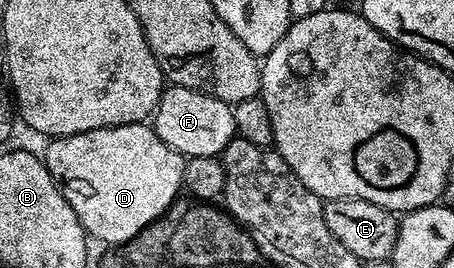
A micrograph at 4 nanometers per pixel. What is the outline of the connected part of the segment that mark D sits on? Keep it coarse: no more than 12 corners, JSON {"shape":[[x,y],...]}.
{"shape":[[147,123],[49,139],[89,237],[124,244],[177,203],[186,157]]}

